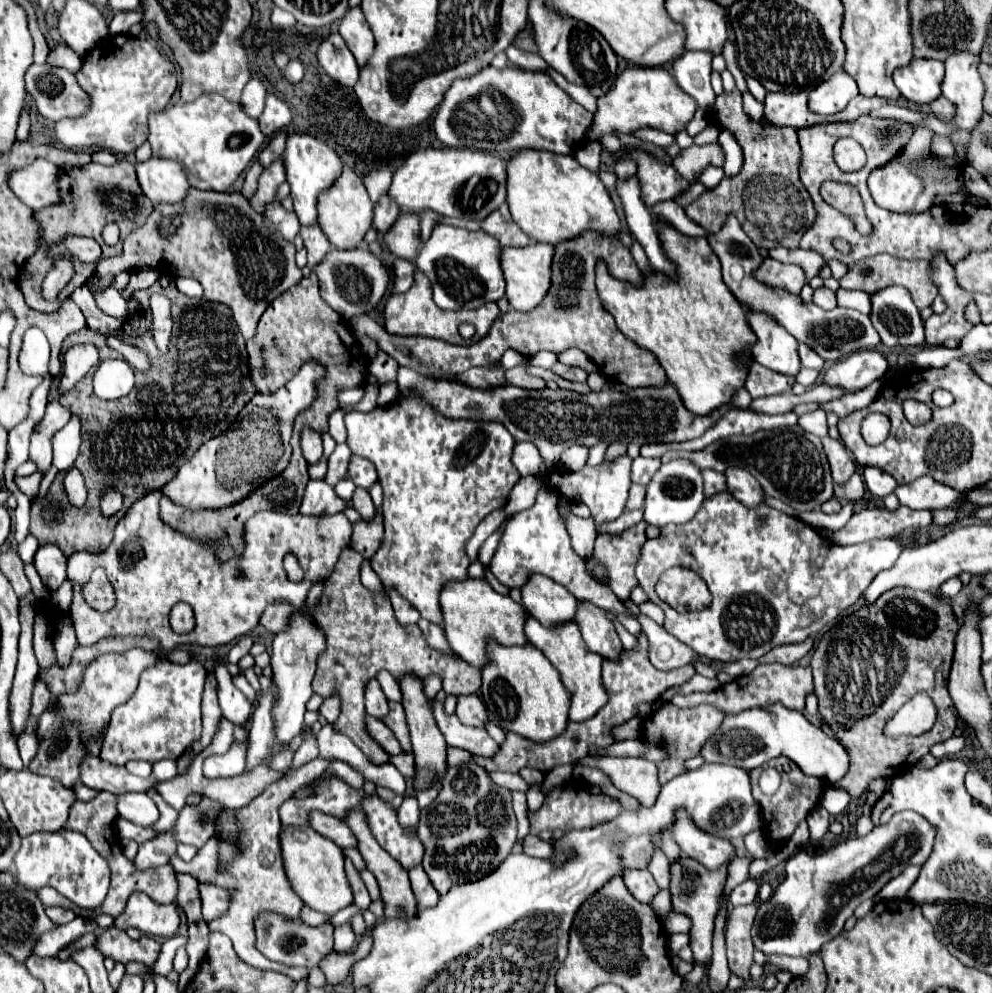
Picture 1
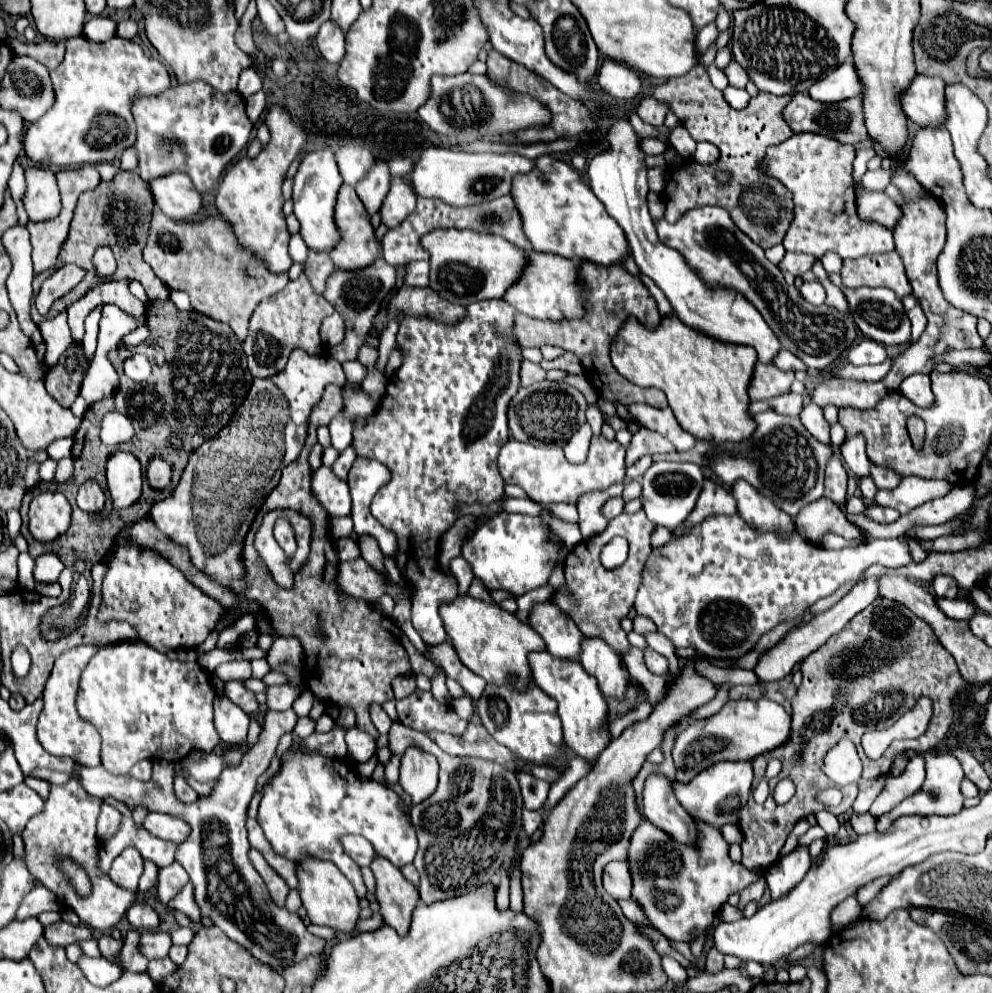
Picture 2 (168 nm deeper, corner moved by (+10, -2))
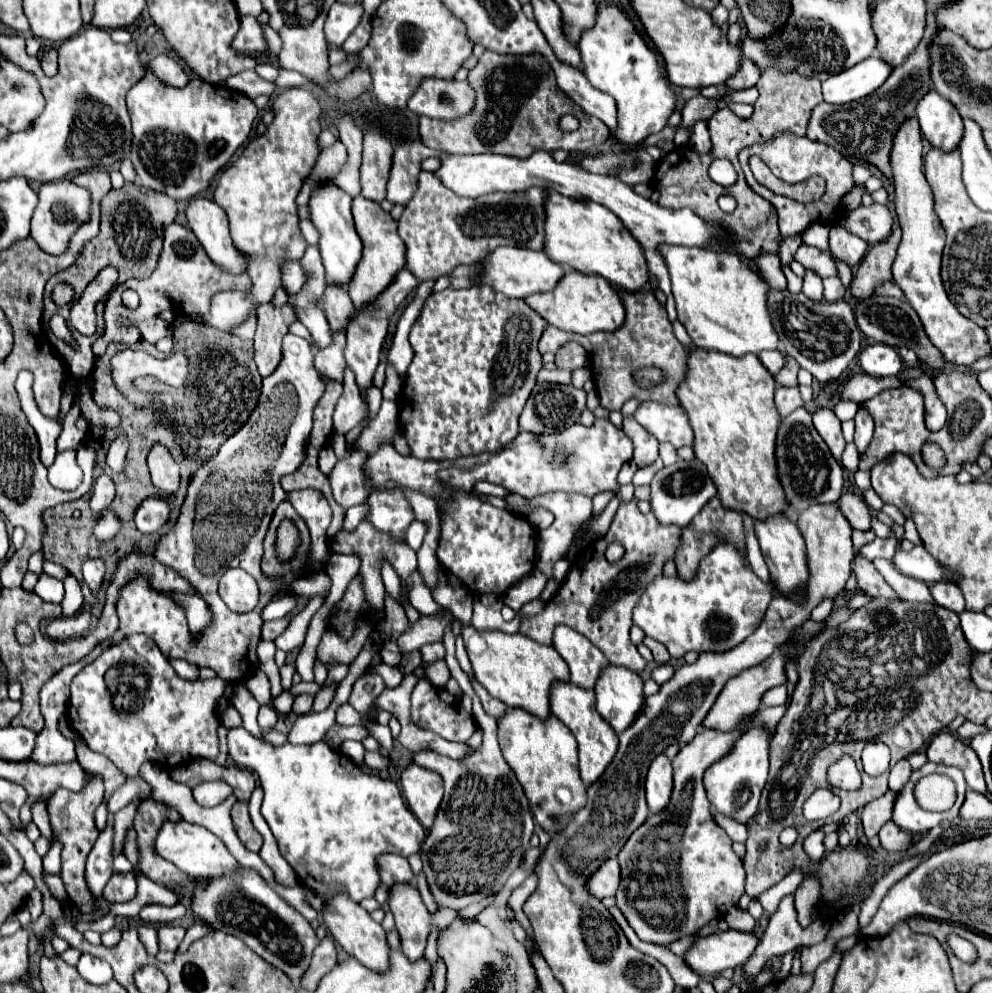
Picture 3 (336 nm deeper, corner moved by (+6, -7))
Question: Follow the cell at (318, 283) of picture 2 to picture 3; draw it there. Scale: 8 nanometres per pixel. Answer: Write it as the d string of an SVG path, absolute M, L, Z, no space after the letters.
M325 285L321 307L325 311L325 317L333 329L343 329L351 315L355 315L355 307L341 285Z

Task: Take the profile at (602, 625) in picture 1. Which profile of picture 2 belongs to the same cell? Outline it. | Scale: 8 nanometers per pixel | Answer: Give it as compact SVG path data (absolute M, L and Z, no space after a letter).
M583 640L583 656L579 658L583 668L597 678L599 690L605 698L623 700L631 676L623 666L621 656L603 644L603 640Z

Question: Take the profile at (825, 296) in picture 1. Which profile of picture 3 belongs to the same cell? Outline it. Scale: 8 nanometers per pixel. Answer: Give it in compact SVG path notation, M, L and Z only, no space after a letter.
M807 271L805 277L803 277L803 293L811 301L823 301L823 283L821 283L821 277L815 275L813 271Z

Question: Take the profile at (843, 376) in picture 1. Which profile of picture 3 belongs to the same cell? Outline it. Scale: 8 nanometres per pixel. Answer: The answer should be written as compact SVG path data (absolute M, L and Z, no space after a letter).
M883 343L867 345L859 353L859 363L867 375L873 377L887 377L897 375L901 369L901 357L893 347L887 347Z

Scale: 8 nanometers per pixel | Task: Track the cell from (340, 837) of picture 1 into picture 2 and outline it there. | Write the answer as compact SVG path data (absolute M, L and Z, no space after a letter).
M343 836L343 848L359 866L371 866L377 858L375 848L363 836Z

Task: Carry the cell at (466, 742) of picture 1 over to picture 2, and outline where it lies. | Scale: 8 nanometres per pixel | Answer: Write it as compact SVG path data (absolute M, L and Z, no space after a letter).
M419 688L413 694L397 700L397 714L401 724L419 732L439 730L461 736L467 728L467 722L461 720L449 704L441 704L431 692Z

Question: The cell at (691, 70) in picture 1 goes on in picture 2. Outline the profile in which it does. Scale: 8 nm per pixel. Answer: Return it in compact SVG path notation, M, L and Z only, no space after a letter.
M715 22L703 26L703 28L697 32L697 36L699 36L699 54L703 54L703 52L707 50L707 46L709 46L711 42L715 42L717 34L719 34L719 32L717 32L717 24L715 24Z

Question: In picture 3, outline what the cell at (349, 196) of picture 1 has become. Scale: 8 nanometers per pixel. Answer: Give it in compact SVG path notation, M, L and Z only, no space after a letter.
M357 195L353 199L353 221L355 221L355 229L363 241L363 257L359 261L359 267L355 269L351 281L347 283L347 291L349 297L353 301L353 305L357 309L361 309L365 303L373 301L395 277L395 273L399 269L403 269L405 265L405 245L397 235L397 223L391 219L389 213L385 213L379 203L369 201L361 195Z

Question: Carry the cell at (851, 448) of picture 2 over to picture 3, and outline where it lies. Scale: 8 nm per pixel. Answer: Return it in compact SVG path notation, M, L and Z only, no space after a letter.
M859 409L857 417L855 417L855 439L853 439L859 455L865 453L867 445L871 443L871 437L873 437L873 419L869 417L867 411Z

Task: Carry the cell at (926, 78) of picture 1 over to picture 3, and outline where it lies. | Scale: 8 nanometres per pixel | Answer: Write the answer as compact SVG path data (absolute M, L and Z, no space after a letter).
M929 89L919 99L915 109L921 133L929 139L929 143L941 151L953 151L963 135L963 121L955 105L951 105L945 97L941 97L935 89Z

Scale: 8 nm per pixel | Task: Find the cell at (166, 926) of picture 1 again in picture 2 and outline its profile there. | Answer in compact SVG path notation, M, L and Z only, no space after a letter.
M133 904L127 910L127 918L135 930L155 930L159 926L159 916L149 904Z

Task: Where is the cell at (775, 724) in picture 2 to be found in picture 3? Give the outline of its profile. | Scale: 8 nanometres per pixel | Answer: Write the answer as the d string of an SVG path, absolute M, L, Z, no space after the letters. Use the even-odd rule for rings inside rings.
M761 707L755 717L743 717L733 733L703 729L679 749L673 759L673 795L669 807L663 813L651 815L619 853L623 879L615 899L641 941L669 945L685 935L693 935L709 921L727 913L727 907L737 905L745 893L743 863L733 853L727 833L713 819L707 797L703 797L703 773L715 761L721 761L725 753L731 753L731 745L747 729L763 727L773 733L785 711L785 707ZM651 903L669 903L671 915L663 915L661 909L661 915L647 915L647 905Z

